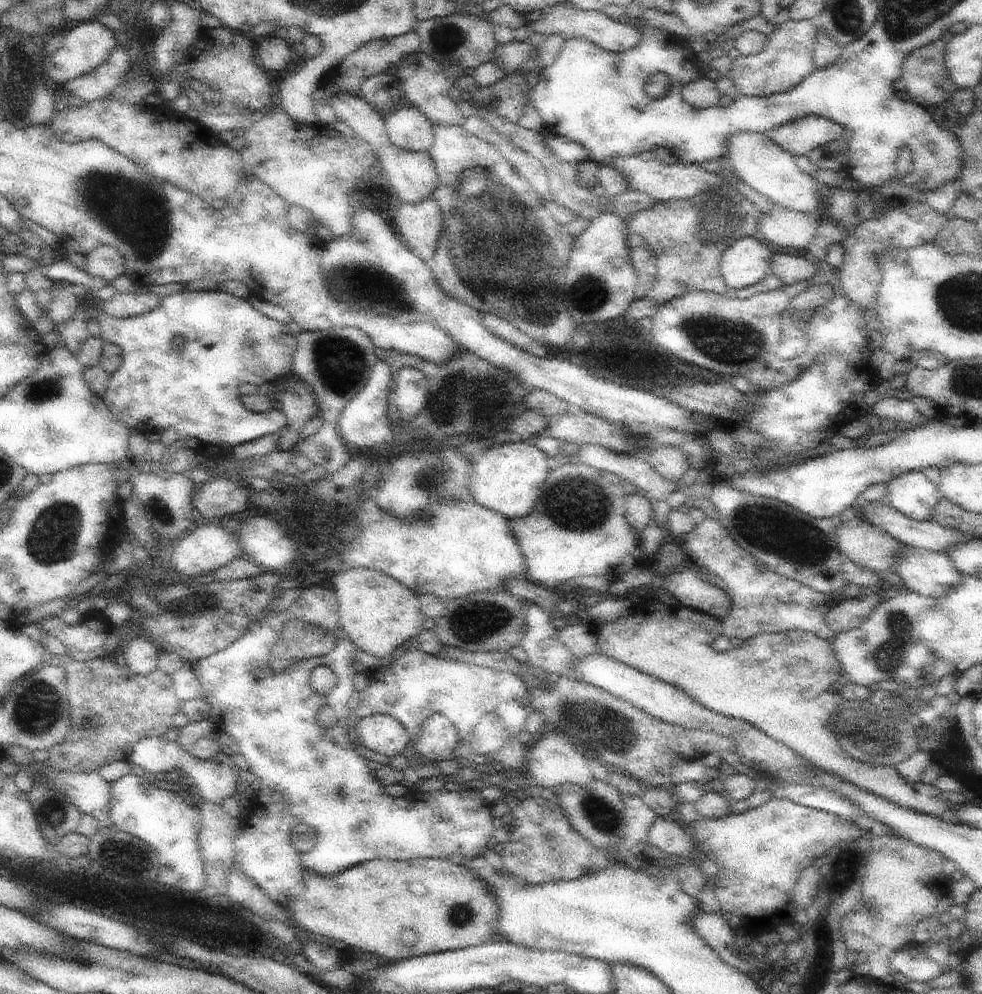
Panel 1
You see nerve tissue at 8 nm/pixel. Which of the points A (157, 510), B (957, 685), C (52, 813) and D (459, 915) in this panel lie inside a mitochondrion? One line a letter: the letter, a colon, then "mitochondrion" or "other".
A: mitochondrion
B: other
C: mitochondrion
D: mitochondrion

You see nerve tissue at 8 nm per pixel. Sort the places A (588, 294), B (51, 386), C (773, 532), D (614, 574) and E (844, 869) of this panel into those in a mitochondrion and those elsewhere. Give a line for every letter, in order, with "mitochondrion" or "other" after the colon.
A: mitochondrion
B: mitochondrion
C: mitochondrion
D: other
E: mitochondrion

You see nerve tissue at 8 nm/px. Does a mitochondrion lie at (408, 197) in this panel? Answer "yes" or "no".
no

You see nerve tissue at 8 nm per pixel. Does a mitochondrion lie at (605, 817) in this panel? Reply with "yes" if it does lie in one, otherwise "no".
yes

